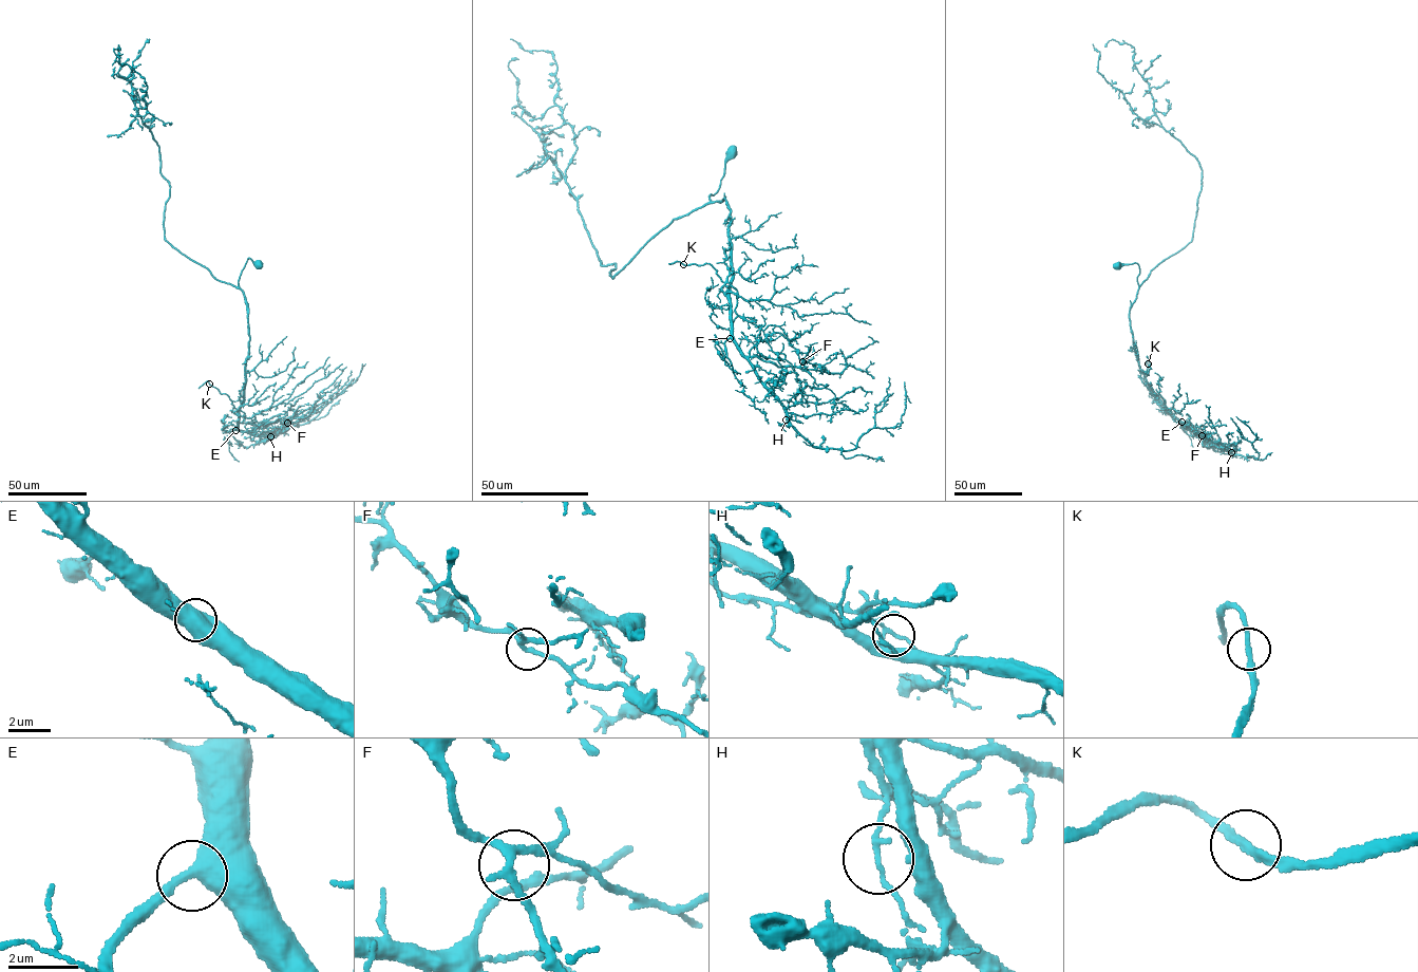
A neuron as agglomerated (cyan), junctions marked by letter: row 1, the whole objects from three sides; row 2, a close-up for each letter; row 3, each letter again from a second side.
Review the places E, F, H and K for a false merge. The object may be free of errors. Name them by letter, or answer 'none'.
H

